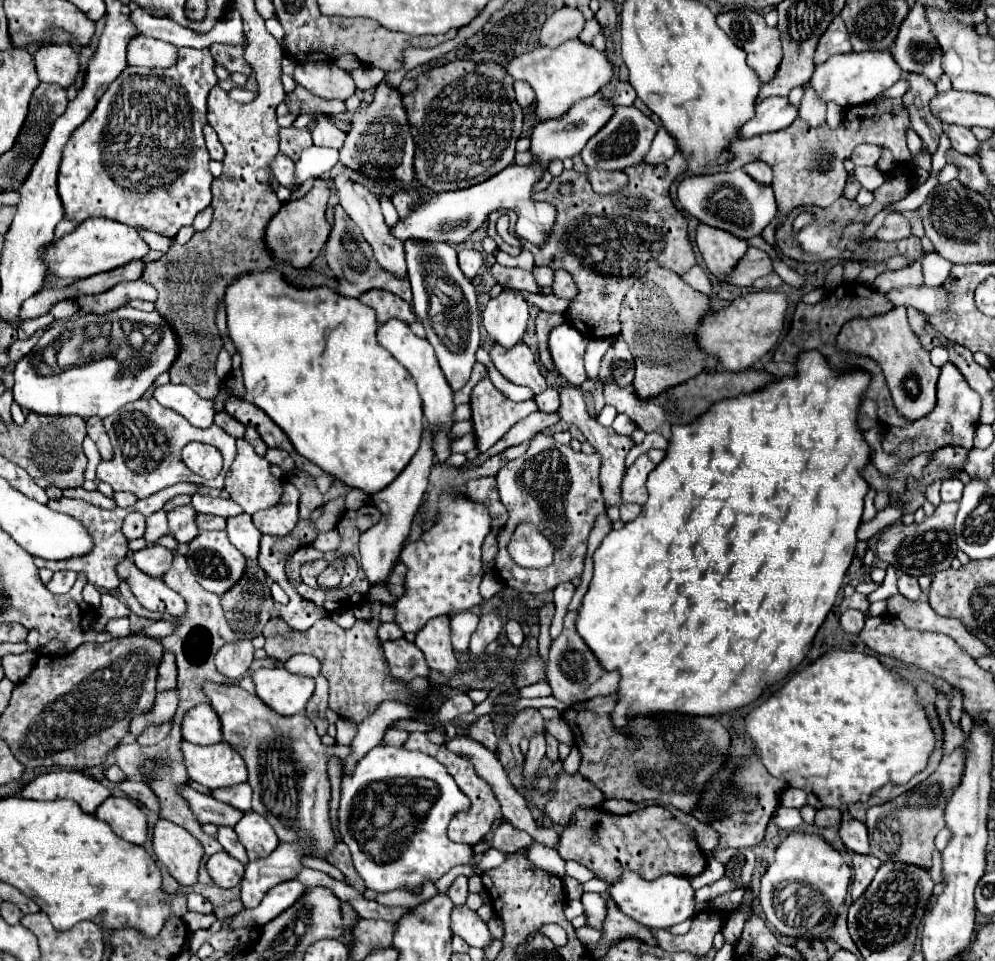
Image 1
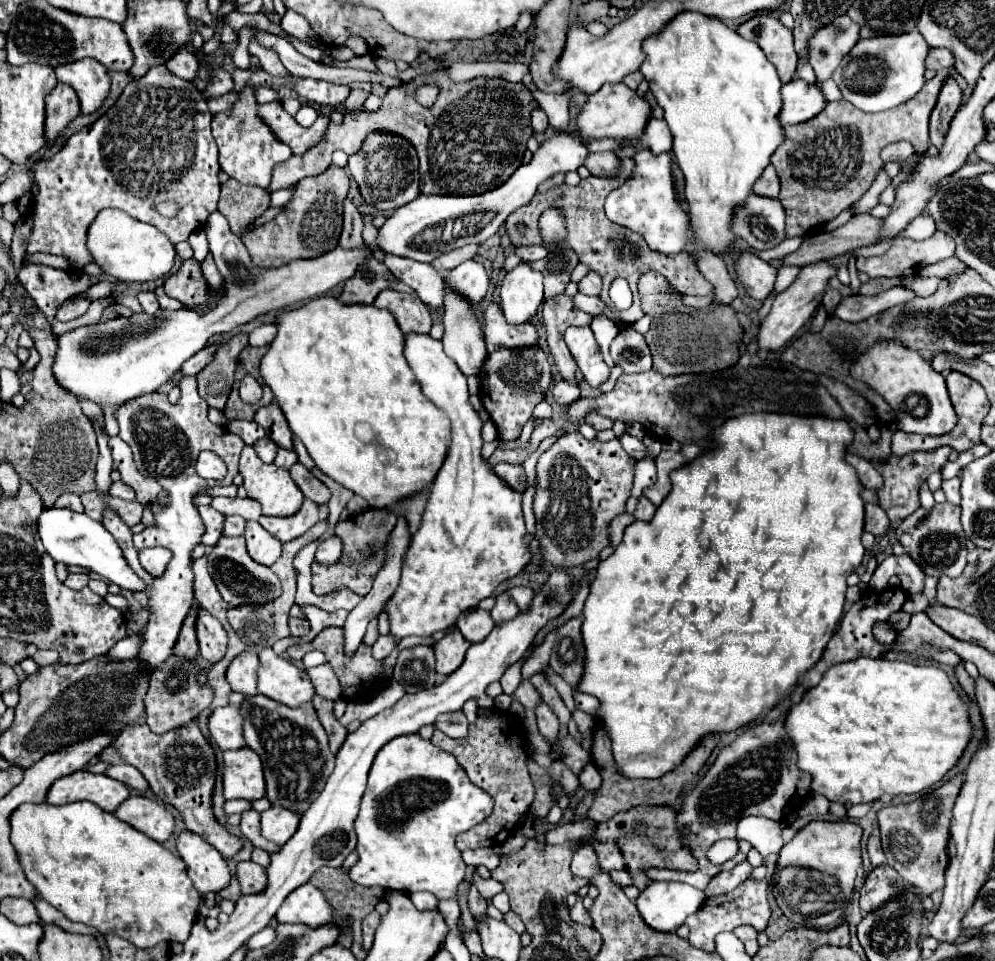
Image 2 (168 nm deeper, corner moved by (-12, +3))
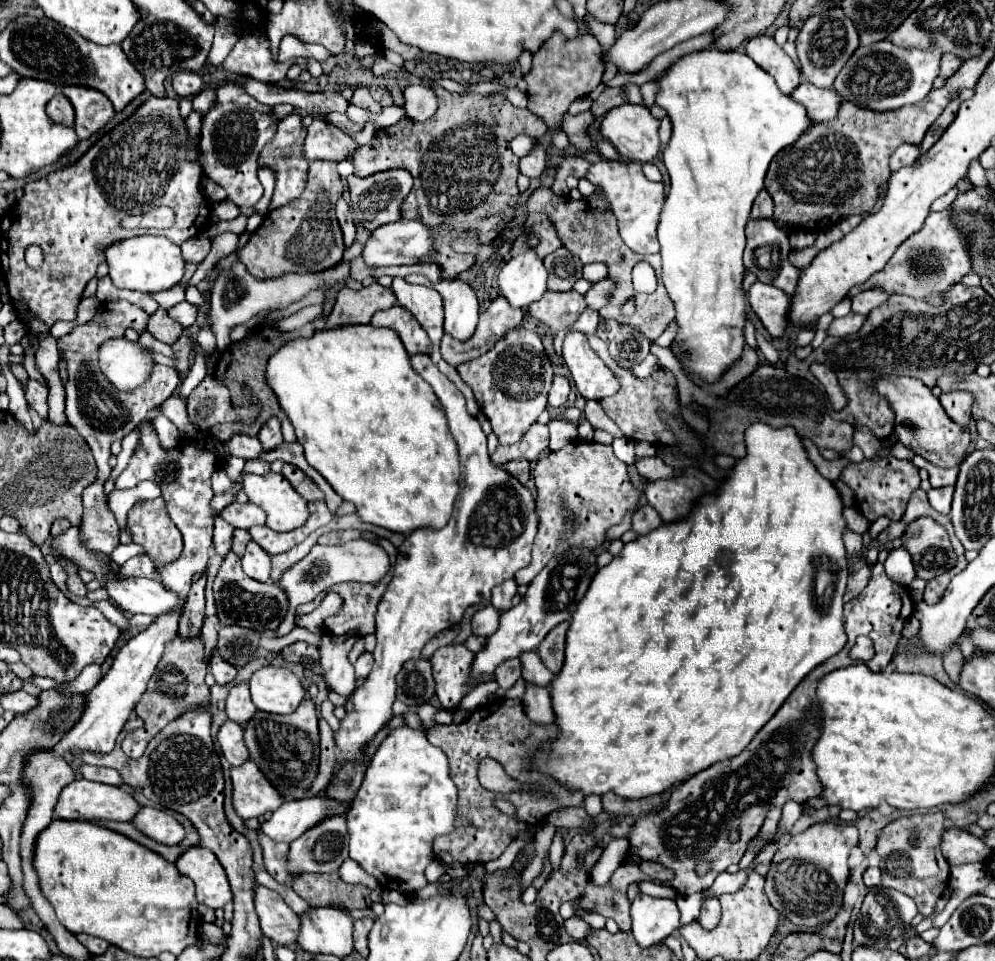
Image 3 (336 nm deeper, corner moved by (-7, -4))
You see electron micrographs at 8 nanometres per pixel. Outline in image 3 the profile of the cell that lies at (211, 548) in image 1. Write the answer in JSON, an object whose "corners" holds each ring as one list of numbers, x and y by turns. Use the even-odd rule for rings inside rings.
{"corners":[[233,551,225,555,219,567,219,573,213,583,213,593,217,601,217,615,223,625,241,625,255,631,277,629,283,617,287,615,287,607,289,607,289,601,283,589,275,583,259,583,247,577,241,569,241,559]]}

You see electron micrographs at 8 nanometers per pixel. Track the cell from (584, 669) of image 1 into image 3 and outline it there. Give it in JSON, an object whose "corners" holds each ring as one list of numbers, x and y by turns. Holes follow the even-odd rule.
{"corners":[[561,623,559,627,555,627,547,639,543,639,543,643,537,647,537,653,543,661,543,665,553,673,559,675,561,667,563,667,563,659,565,659,565,635,567,635,569,623]]}

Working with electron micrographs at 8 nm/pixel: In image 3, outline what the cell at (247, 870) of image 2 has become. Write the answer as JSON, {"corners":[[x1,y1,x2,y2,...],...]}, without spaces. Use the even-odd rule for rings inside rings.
{"corners":[[257,883,255,885,255,911,261,921,263,933,271,941,279,945,287,945,297,939,299,917,287,907,287,903,283,903,279,893]]}

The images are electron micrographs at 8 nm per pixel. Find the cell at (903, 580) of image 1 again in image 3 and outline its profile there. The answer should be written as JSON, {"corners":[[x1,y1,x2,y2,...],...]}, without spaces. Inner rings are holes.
{"corners":[[903,547,893,549,885,561,885,573,893,583,909,587,909,583,915,579,915,567,911,563,911,555]]}

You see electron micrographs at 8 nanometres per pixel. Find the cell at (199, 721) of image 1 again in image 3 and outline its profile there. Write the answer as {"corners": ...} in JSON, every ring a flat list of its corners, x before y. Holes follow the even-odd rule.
{"corners":[[229,719,219,727,217,741,221,745,221,751,225,759,231,765,241,765,249,759,249,751,243,741,243,727,239,723,231,723]]}

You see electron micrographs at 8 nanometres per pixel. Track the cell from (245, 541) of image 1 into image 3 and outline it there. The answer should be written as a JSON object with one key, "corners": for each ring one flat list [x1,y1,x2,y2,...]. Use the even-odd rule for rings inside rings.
{"corners":[[253,539,247,543,245,555,241,557,243,561,243,571,257,579,257,581,269,581,269,573,271,573,271,555,267,551,263,551]]}

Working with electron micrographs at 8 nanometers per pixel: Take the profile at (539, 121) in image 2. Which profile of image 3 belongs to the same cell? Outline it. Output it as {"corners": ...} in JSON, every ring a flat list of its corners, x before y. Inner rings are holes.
{"corners":[[535,143,533,149,531,149,531,153,521,159,519,171,525,173,527,177,539,177,541,171,545,169,545,159,547,159,545,147,541,143]]}

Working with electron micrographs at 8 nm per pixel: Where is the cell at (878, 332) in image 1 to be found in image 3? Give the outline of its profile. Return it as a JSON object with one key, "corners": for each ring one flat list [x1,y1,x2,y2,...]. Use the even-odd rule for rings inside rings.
{"corners":[[889,375,887,379,883,377,875,379,871,387,875,387,875,391,883,395,883,399,887,399,889,407,895,411,895,433,905,447,913,449,917,455,925,457,933,465,939,465,945,469,951,469,963,463,971,443,969,431,963,431,957,423,953,423,947,417,939,399,931,393,931,389,923,381,913,377]]}

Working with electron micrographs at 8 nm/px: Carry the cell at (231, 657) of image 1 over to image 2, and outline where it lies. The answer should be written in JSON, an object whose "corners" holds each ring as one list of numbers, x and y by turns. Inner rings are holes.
{"corners":[[244,652,240,658,236,658,228,668,228,684,232,684,234,692,240,692,242,696,250,698,256,696,256,670,258,670,258,656,254,652]]}

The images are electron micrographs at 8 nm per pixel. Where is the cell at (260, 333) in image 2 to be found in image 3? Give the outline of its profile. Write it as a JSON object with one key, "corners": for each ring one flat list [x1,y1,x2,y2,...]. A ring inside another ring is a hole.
{"corners":[[311,305,311,307,305,307,301,311,297,311,295,315,289,315,289,317,283,317,279,323,277,323,277,329,279,331,295,331,299,327,303,327,305,323,317,319,323,311,323,305]]}

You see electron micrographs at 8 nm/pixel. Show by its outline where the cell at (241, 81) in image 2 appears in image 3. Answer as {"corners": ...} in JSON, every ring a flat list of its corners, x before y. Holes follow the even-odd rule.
{"corners":[[205,89,192,100,193,110,205,115,216,101,216,89]]}

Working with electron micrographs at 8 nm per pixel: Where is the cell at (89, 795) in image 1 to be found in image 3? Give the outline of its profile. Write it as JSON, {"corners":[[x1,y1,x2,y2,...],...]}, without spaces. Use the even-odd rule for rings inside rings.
{"corners":[[75,779,63,787,55,805,55,817,59,819,107,819,107,821,129,821,137,813,139,803,123,787,103,785,87,779]]}

